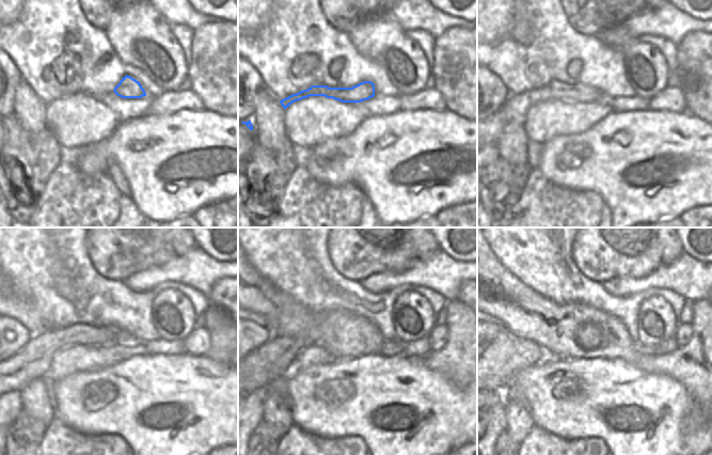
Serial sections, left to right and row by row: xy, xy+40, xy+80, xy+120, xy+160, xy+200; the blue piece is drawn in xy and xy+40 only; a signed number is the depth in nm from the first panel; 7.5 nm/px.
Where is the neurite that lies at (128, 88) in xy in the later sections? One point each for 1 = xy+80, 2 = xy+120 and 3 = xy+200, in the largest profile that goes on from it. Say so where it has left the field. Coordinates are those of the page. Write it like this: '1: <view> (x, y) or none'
1: xy+80 (518, 105)
2: xy+120 (46, 345)
3: xy+200 (528, 354)

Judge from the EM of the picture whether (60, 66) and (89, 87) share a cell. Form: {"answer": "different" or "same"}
{"answer": "same"}

